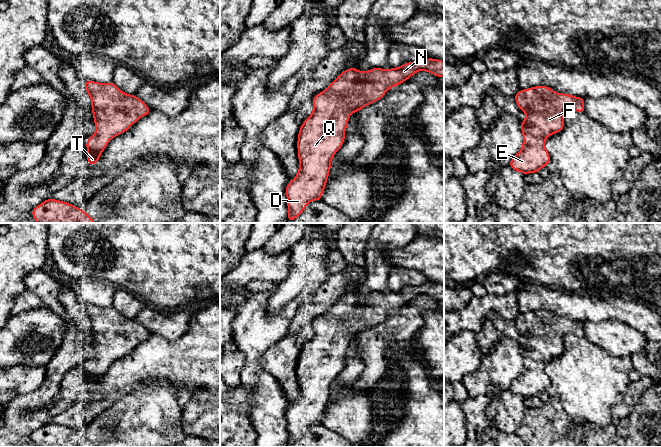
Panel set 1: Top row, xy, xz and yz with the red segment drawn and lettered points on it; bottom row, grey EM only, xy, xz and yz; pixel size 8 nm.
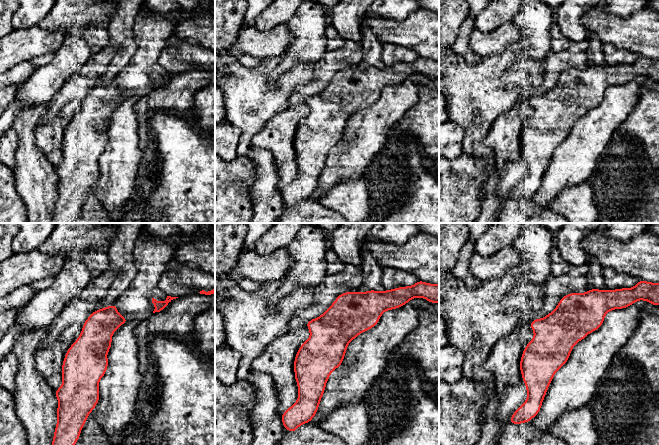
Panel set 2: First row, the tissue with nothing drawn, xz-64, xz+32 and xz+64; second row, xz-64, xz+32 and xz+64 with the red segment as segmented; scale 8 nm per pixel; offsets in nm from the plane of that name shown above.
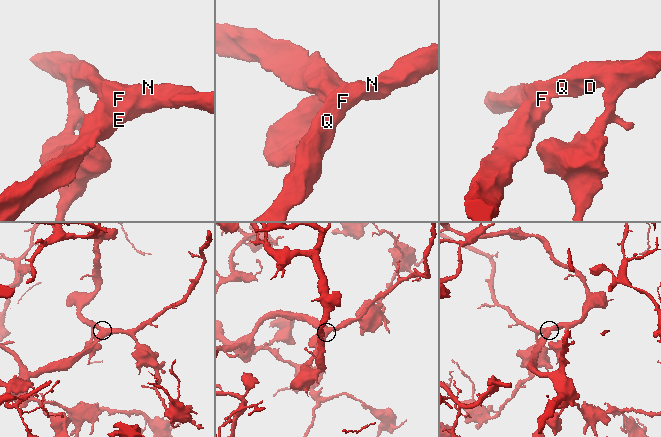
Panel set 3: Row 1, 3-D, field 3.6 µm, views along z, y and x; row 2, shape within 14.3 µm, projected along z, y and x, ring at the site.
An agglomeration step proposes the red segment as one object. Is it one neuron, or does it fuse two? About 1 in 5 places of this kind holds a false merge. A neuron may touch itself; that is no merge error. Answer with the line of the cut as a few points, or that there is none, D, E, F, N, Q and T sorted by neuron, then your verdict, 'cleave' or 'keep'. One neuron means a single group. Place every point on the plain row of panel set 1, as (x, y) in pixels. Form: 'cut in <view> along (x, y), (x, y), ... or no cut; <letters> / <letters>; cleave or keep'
no cut; D E F N Q T; keep

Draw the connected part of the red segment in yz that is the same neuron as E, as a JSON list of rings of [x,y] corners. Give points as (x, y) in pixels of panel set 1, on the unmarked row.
[[[548,310],[520,313],[514,321],[526,342],[521,345],[521,374],[511,383],[509,390],[523,399],[538,397],[551,386],[545,364],[563,354],[566,334],[585,337],[585,322],[557,317]]]

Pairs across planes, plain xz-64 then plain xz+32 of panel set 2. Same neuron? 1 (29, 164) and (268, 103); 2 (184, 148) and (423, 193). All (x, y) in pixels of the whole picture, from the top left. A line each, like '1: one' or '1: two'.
1: one
2: one

